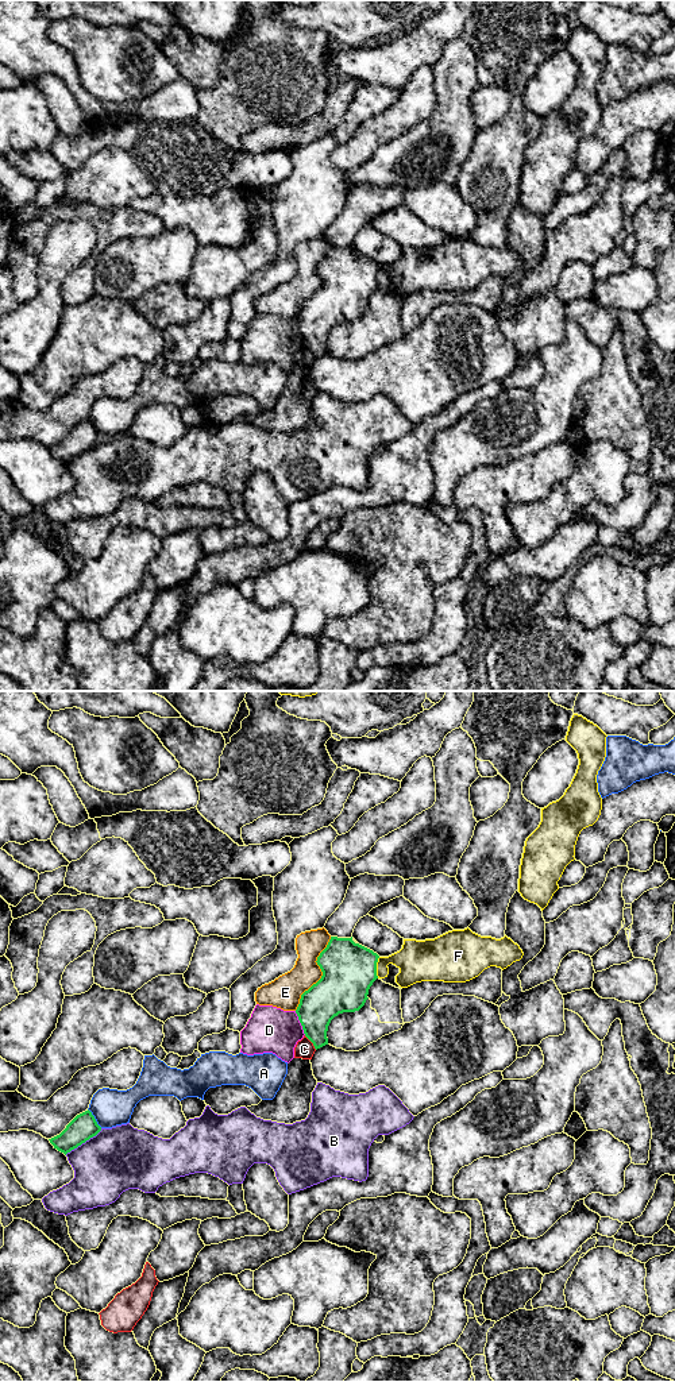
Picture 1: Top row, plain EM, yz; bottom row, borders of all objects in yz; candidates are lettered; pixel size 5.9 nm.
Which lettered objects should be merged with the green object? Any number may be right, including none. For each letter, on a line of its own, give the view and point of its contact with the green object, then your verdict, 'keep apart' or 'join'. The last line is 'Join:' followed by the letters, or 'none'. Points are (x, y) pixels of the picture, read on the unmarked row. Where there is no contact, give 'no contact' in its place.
A: meets green in yz at (93, 427); keep apart
B: meets green in yz at (83, 451); keep apart
C: meets green in yz at (311, 350); keep apart
D: meets green in yz at (300, 331); keep apart
E: meets green in yz at (323, 284); keep apart
F: meets green in yz at (375, 277); keep apart
Join: none

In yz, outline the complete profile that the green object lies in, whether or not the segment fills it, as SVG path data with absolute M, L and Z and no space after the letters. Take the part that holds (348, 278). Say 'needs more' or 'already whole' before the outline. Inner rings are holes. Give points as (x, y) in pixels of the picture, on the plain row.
already whole; M331 246L317 266L323 285L301 304L296 319L305 346L315 358L328 354L331 329L343 321L359 320L378 287L379 265L351 247Z

